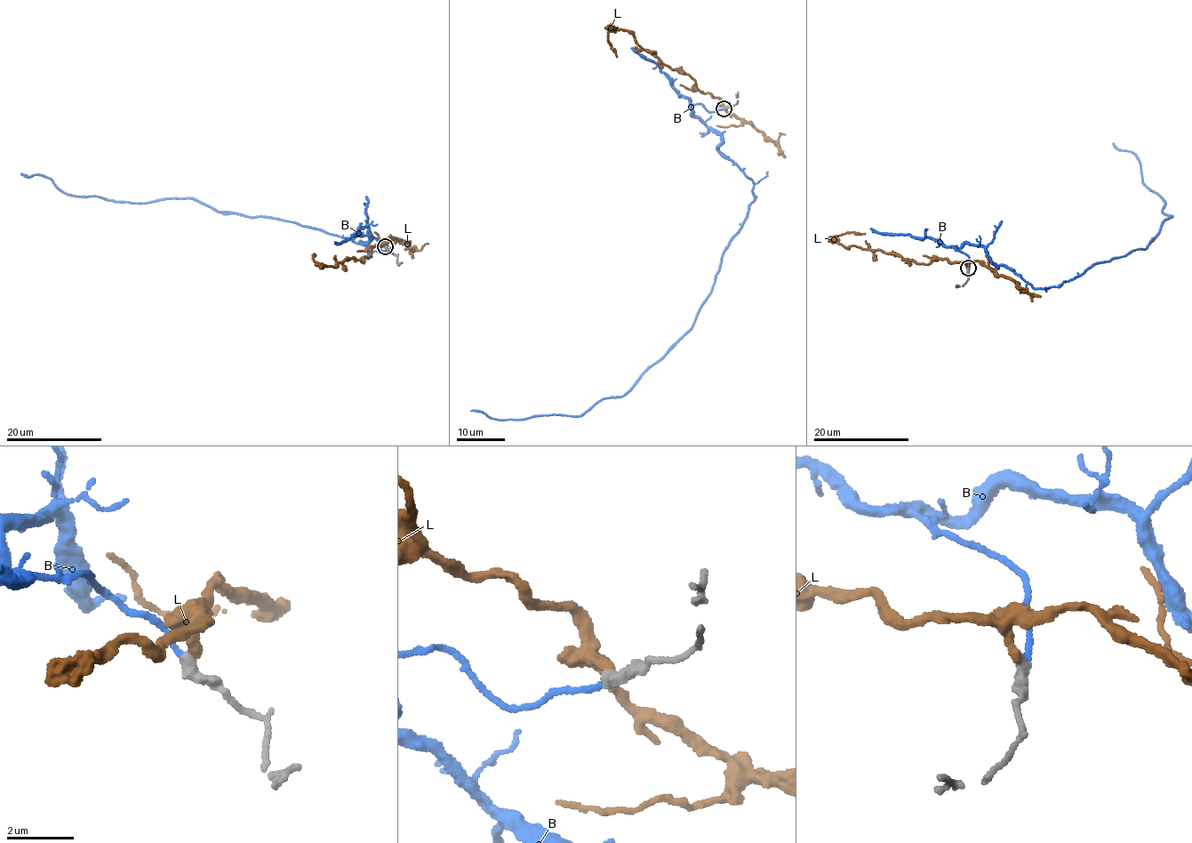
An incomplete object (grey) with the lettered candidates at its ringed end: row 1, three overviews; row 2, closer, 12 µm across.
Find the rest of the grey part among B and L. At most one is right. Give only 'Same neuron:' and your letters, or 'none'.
Same neuron: B

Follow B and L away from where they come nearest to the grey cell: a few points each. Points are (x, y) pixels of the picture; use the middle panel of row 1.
B: (724, 108), (691, 106), (754, 184), (754, 200), (692, 325), (621, 397), (580, 416), (499, 419), (470, 410)
L: (724, 106), (720, 100), (702, 92), (689, 76), (646, 52), (631, 32), (613, 29), (608, 34), (617, 57)

